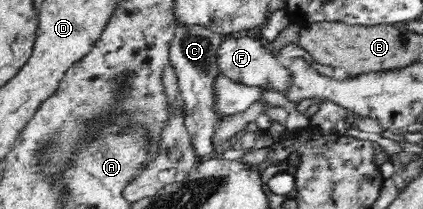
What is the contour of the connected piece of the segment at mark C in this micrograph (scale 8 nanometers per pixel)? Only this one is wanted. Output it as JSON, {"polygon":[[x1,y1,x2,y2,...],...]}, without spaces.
{"polygon":[[178,22,175,24,175,34,170,44,169,61,178,76,182,107,187,113,184,121,198,160,214,152,212,137,214,137,215,125,219,123,214,114,213,83,220,74,217,66,217,49,222,40,224,40,222,34,214,32,204,24]]}

